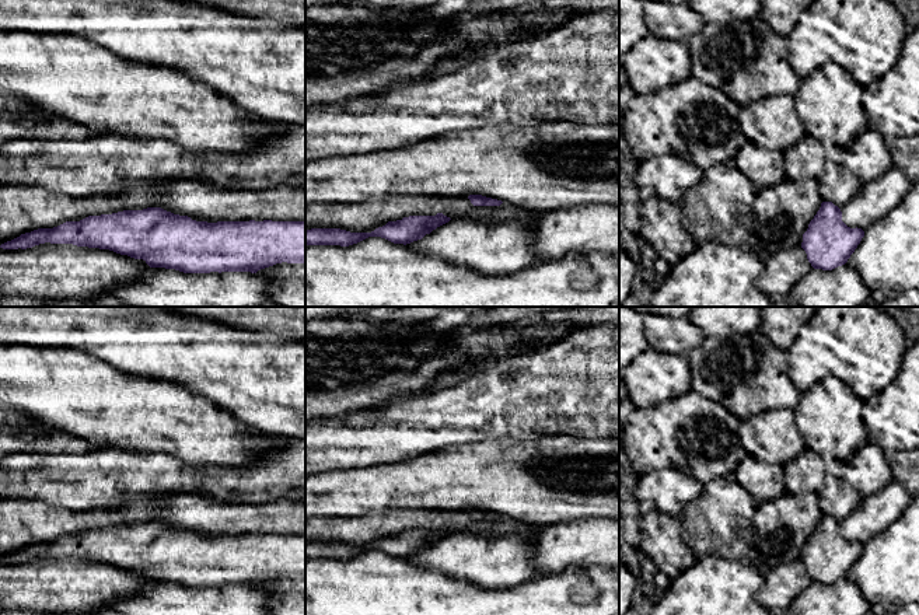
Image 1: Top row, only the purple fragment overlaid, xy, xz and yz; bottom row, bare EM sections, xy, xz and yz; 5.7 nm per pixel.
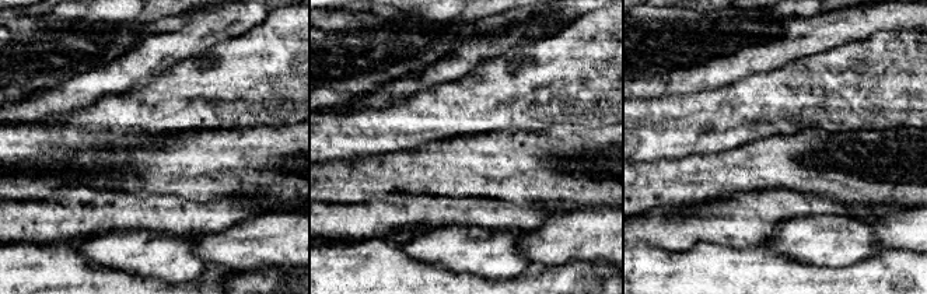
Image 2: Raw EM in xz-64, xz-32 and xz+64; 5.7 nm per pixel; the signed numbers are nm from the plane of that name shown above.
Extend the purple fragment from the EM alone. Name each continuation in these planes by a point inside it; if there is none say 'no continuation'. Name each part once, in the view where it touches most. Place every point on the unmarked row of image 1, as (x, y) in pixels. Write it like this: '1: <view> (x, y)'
no continuation

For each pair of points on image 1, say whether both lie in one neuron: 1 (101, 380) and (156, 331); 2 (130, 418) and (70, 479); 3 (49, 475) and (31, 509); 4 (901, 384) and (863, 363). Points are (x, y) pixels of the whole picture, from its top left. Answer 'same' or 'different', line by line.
1: different
2: different
3: different
4: different

